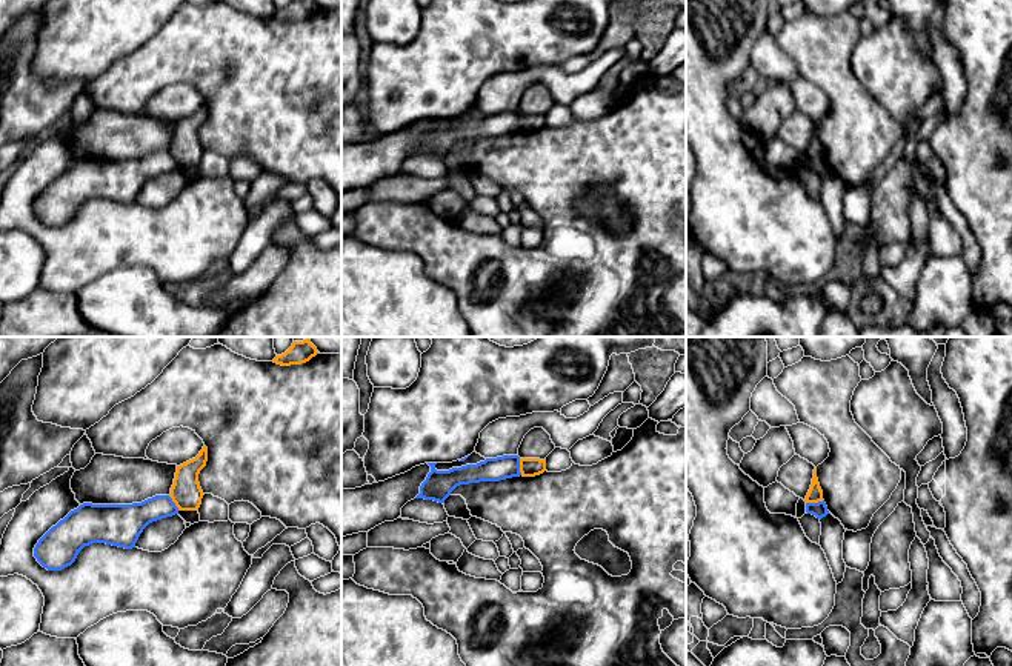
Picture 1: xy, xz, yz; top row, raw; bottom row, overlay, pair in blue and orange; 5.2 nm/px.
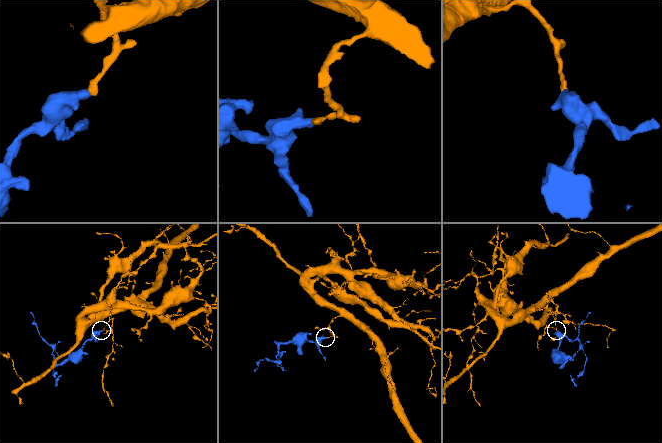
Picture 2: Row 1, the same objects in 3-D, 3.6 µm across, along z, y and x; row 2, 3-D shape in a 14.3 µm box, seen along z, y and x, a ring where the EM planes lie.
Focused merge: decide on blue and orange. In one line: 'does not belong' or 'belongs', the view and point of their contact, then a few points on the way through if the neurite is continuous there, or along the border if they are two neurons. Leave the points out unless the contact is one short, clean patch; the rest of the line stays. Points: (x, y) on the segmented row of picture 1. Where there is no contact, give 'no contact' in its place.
does not belong; meets blue in yz at (814, 503); border along yz (823, 500), (806, 503)

